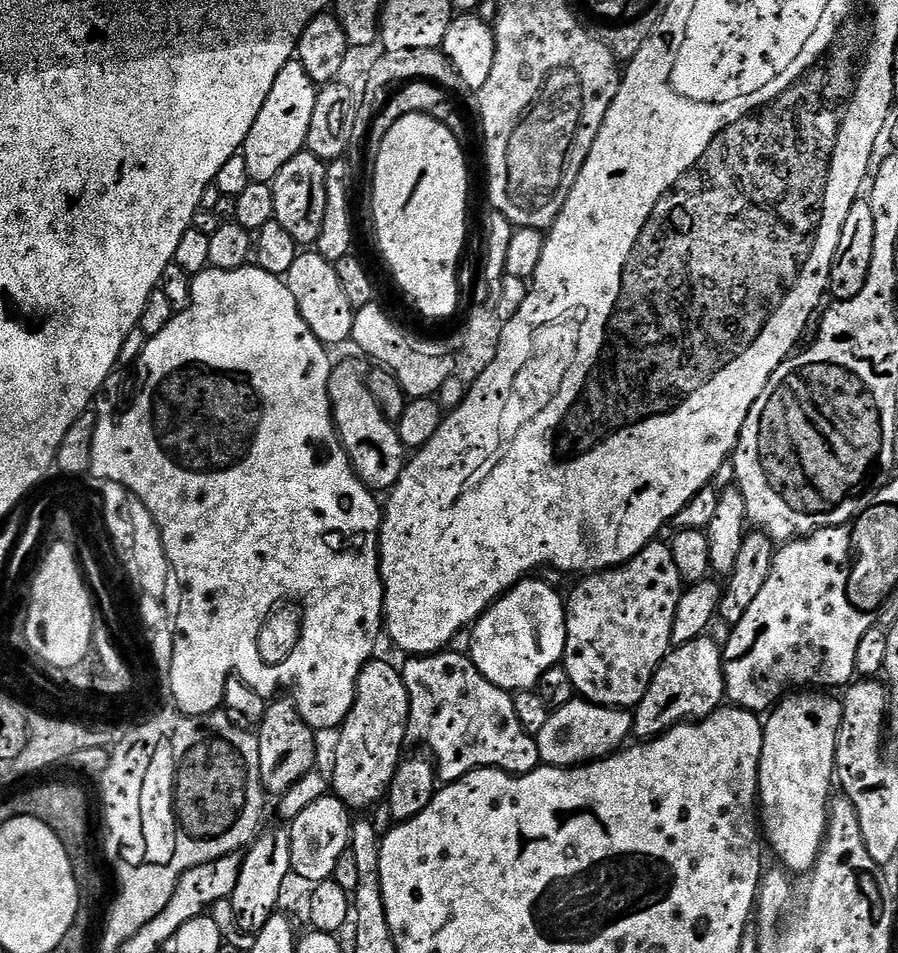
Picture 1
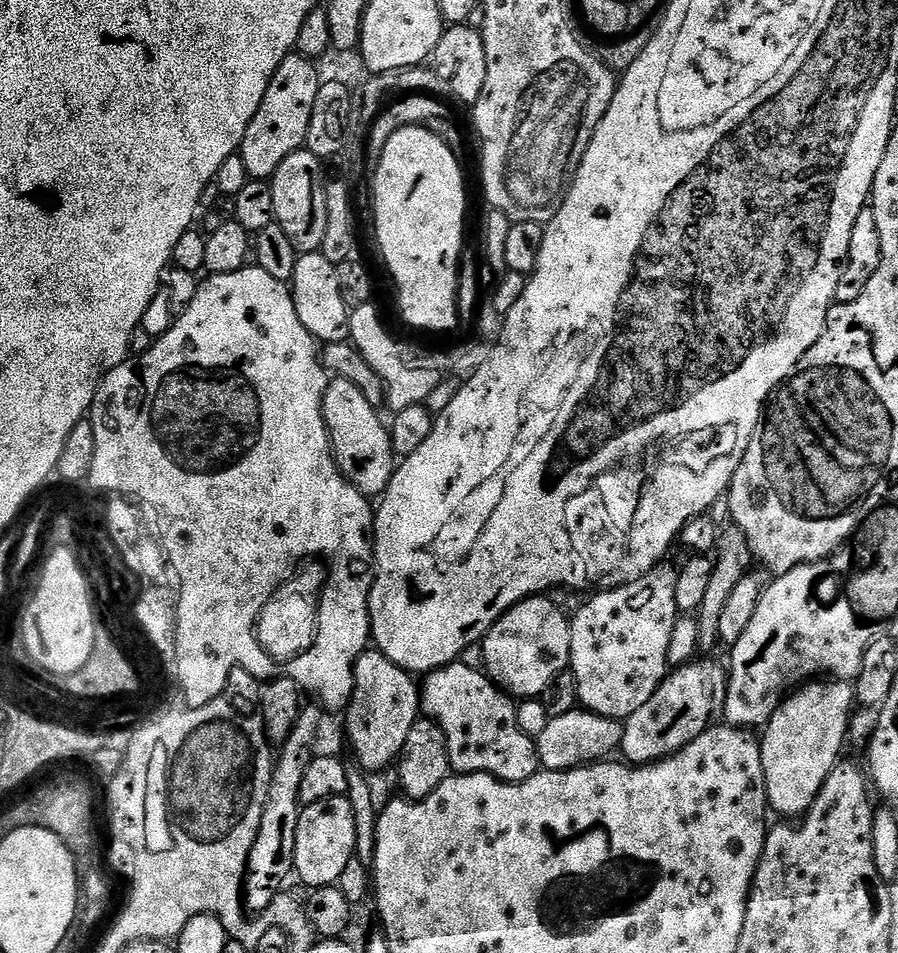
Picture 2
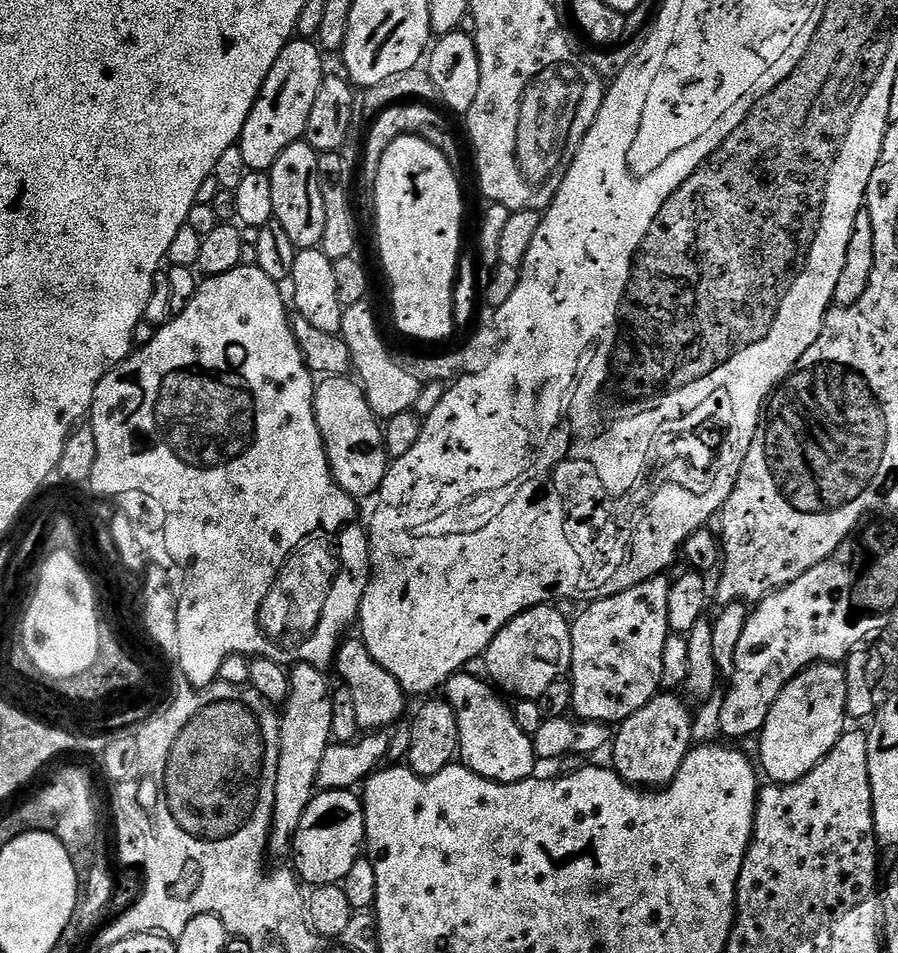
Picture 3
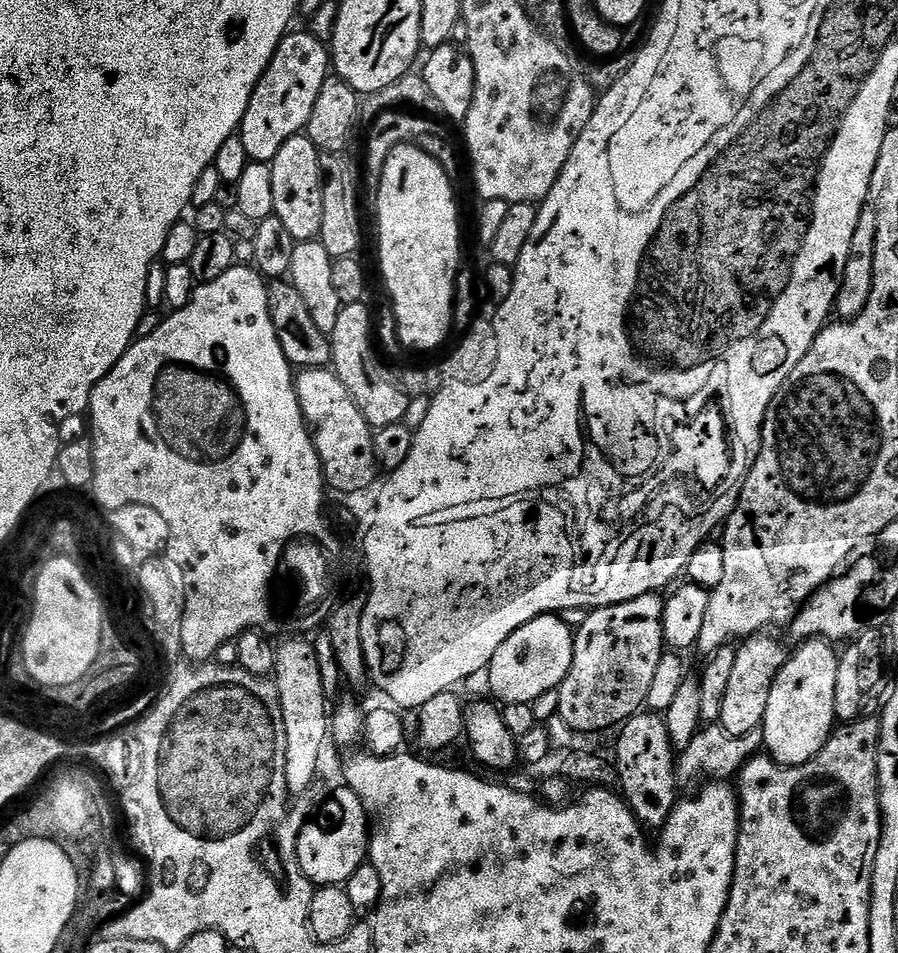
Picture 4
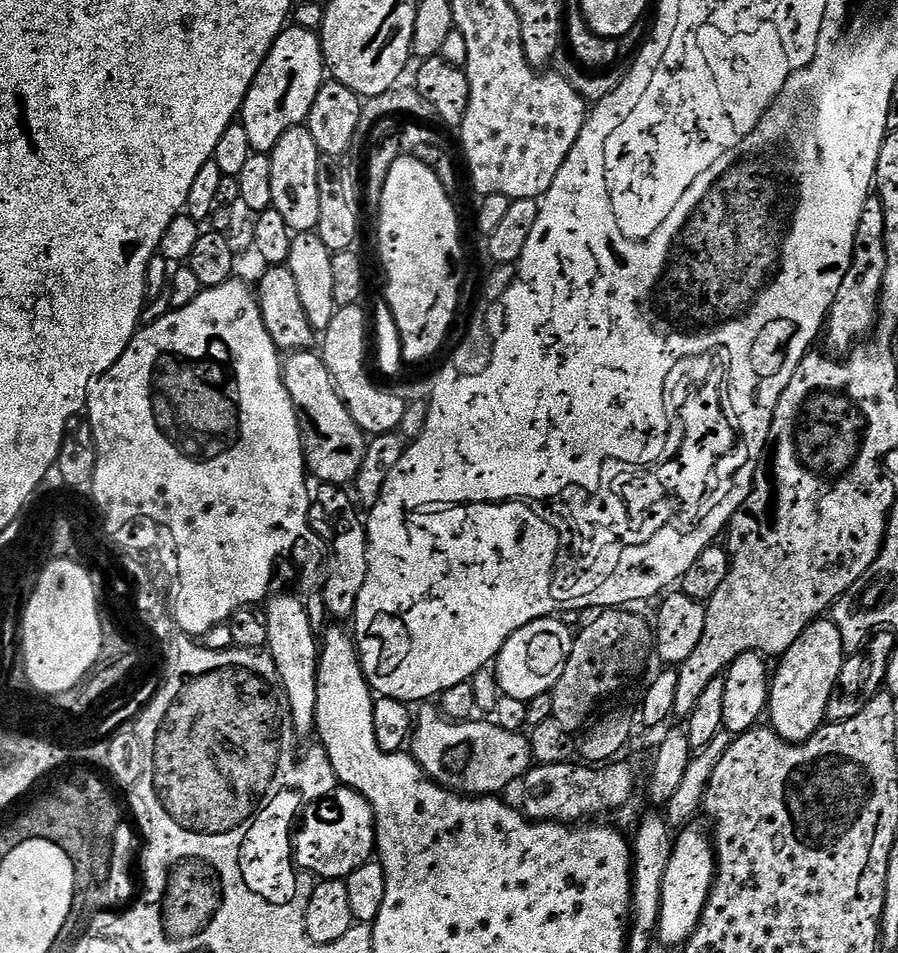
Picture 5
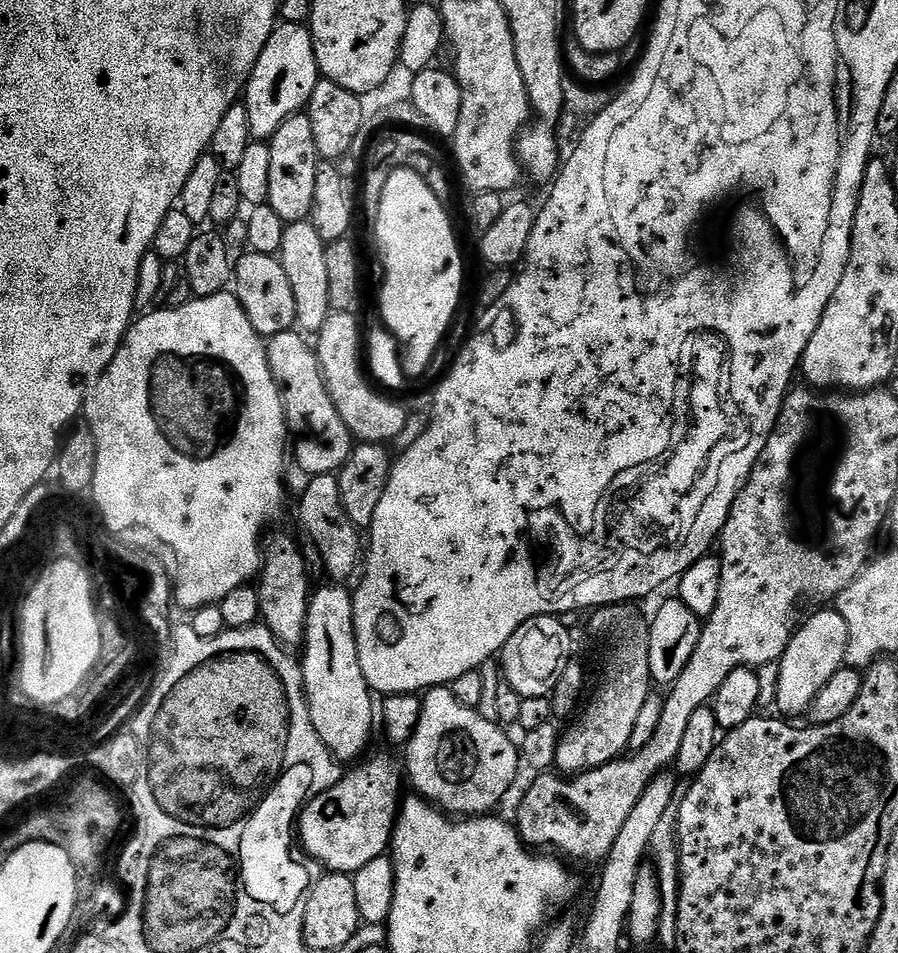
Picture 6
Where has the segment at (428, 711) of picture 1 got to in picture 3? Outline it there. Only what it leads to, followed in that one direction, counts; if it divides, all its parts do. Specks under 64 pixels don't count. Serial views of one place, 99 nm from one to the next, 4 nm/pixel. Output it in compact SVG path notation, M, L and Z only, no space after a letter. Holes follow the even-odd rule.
M461 670L448 679L442 692L458 718L459 763L474 774L500 784L517 784L537 775L538 757L533 737L519 728L509 701L487 679L479 680L468 670Z

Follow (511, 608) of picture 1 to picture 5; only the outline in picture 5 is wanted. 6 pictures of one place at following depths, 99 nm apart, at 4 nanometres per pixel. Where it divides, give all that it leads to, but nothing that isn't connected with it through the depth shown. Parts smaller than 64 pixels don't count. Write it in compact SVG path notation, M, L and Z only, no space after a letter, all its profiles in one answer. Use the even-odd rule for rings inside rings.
M558 618L535 620L522 626L522 630L510 634L494 661L501 693L527 702L538 698L538 694L551 692L566 670L573 639L573 629L567 628Z

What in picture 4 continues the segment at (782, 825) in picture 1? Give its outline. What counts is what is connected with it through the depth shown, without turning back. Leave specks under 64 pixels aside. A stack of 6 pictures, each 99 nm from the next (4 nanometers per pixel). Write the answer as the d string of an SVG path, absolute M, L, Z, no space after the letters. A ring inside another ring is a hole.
M823 638L803 641L797 648L774 678L762 725L767 755L785 768L810 762L826 746L838 724L834 706L840 665L837 649Z

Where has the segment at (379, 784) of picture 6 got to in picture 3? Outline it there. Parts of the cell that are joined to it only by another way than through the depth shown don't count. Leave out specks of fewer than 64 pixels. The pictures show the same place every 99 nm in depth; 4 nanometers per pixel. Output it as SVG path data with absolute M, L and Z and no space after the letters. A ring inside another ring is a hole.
M320 790L313 796L310 806L306 806L302 822L298 822L290 860L297 877L305 885L340 884L346 874L350 874L354 862L361 859L364 847L364 806L361 797L352 790Z

